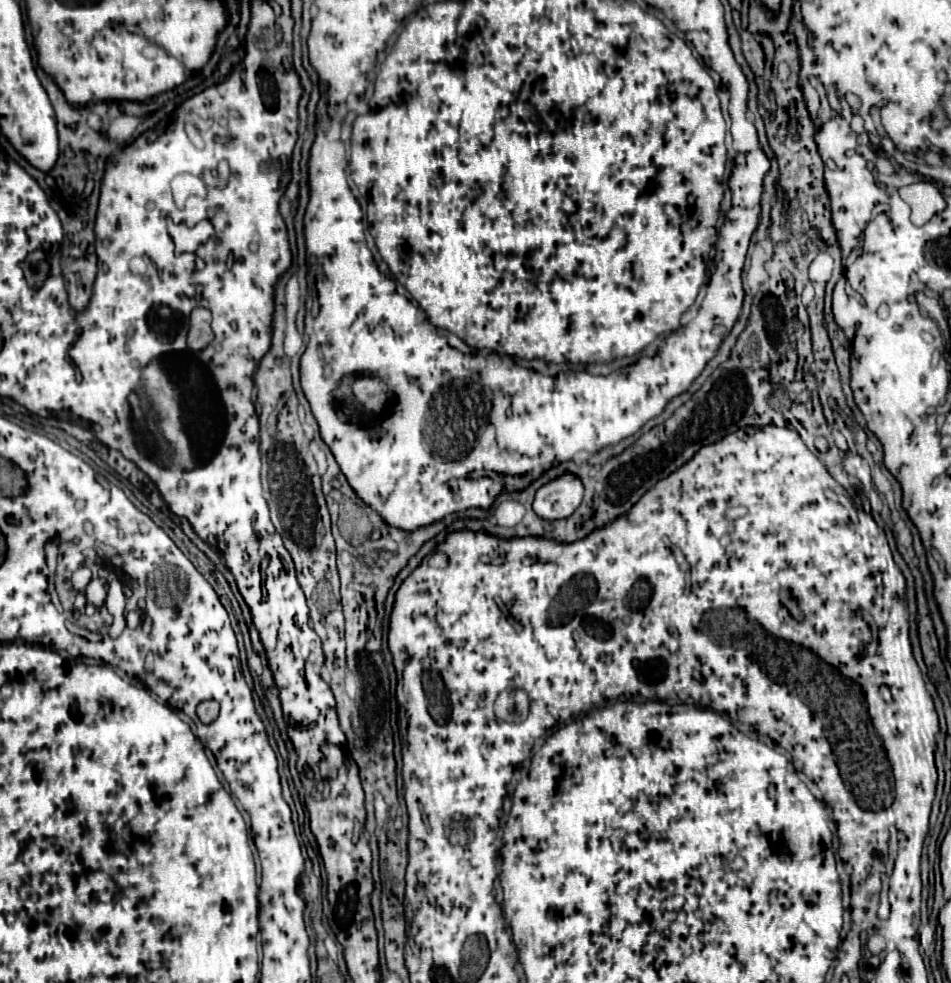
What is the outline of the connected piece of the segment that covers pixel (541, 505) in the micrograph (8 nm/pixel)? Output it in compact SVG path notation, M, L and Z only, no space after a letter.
M564 472L536 492L534 510L536 514L540 514L540 518L548 520L568 518L568 514L572 514L572 510L580 506L582 494L582 480L572 472Z

